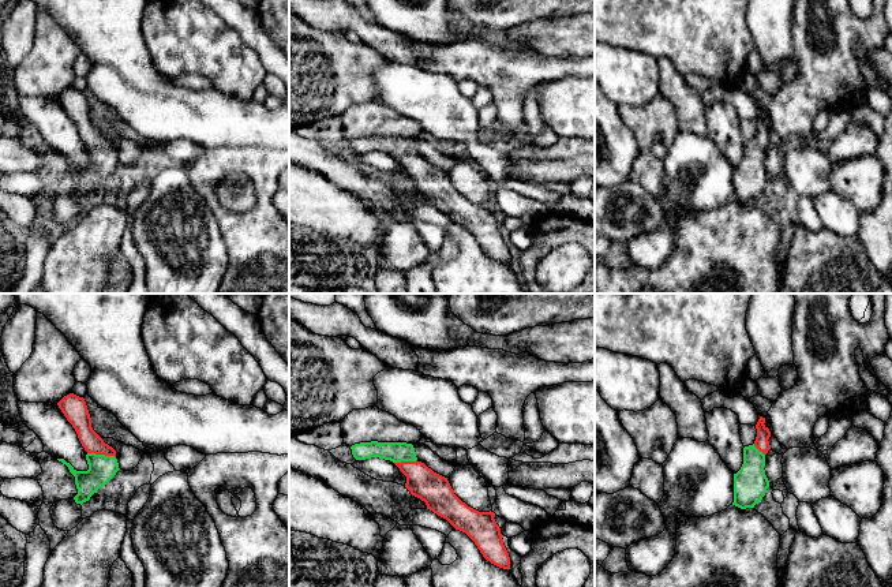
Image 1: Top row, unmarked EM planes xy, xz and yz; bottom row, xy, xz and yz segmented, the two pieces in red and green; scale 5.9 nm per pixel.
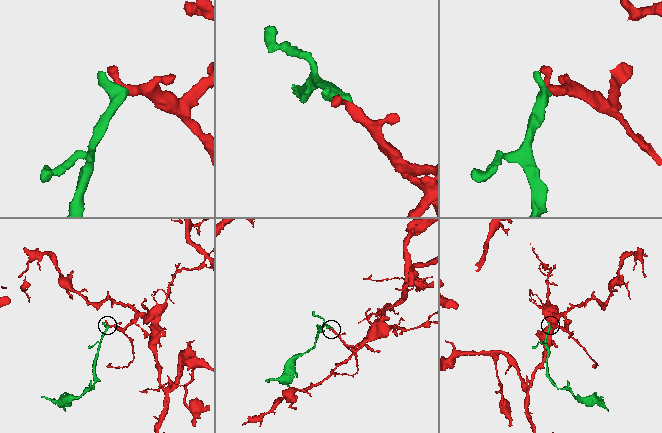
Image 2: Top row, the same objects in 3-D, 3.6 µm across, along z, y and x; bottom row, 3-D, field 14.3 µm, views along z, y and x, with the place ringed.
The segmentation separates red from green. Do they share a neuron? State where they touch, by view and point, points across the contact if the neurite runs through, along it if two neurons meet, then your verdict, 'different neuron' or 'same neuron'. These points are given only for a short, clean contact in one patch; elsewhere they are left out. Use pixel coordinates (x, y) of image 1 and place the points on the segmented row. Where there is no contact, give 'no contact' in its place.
contact xy (101, 453); way xy (79, 418), (86, 436), (101, 453), (101, 468); same neuron

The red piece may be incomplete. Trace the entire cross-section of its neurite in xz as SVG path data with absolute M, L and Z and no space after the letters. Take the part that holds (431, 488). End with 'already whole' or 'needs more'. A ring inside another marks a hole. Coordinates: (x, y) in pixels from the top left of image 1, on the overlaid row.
M360 442L351 446L356 460L379 457L393 461L406 476L405 487L426 502L427 509L446 519L456 530L465 532L491 564L510 569L510 557L503 545L494 512L479 512L462 502L447 478L419 461L412 444Z | needs more

